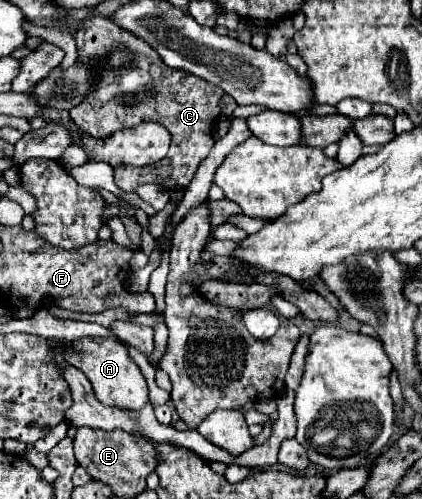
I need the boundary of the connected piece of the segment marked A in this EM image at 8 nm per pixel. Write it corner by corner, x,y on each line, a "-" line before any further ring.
82,337
82,339
76,339
72,347
74,347
74,353
66,355
66,359
88,377
88,381
94,387
96,399
102,405
140,411
150,401
146,379
140,367
130,359
126,347
120,341
104,339
104,337

